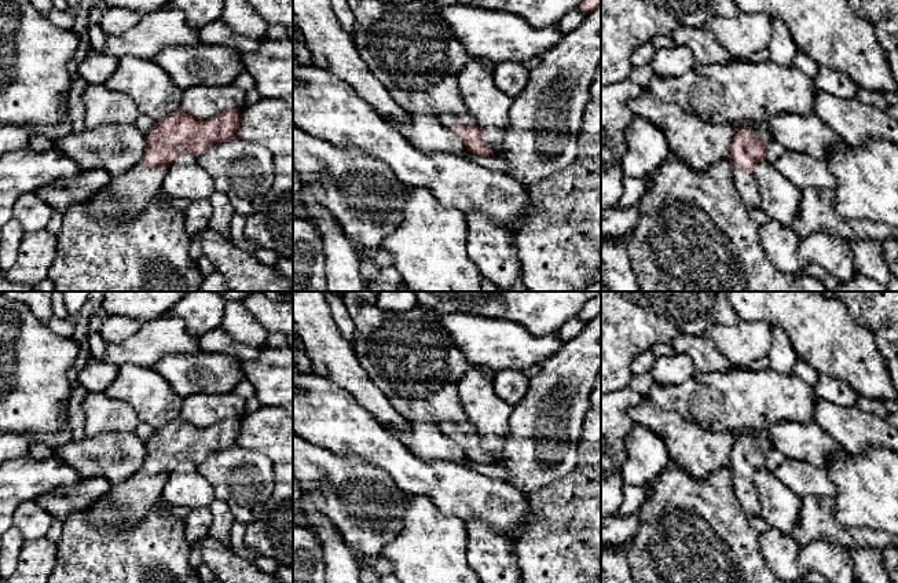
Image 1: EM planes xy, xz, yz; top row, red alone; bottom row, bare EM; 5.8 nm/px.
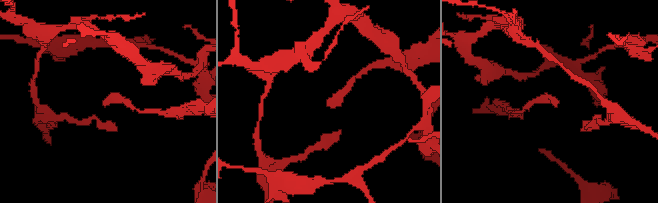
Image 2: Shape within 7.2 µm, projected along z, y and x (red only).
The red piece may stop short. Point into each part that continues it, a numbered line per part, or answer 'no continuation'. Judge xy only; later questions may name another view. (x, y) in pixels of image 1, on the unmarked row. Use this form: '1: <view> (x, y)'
1: xy (127, 503)

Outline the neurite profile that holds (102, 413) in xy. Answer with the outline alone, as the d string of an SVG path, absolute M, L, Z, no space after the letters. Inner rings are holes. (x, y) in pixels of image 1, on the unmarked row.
M88 392L83 402L87 437L103 432L135 432L140 424L136 411L125 402L105 392Z

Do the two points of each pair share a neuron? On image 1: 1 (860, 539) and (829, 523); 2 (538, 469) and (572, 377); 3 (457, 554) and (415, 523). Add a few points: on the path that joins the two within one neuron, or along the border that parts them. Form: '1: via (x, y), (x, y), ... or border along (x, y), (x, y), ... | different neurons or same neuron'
1: via (853, 539), (846, 539), (836, 530) | same neuron
2: via (537, 446), (538, 422), (557, 400) | same neuron
3: via (447, 554), (425, 532) | same neuron

